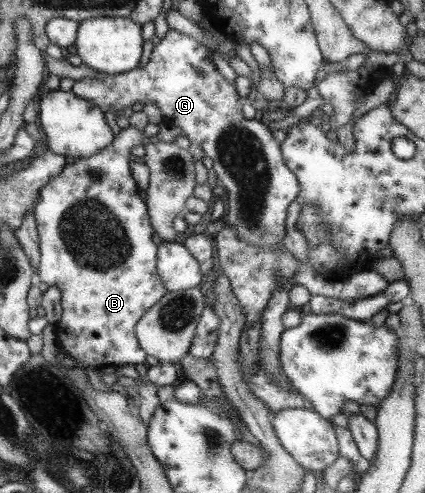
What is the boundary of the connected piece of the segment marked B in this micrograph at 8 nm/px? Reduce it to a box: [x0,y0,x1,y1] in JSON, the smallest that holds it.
[33,125,167,368]

